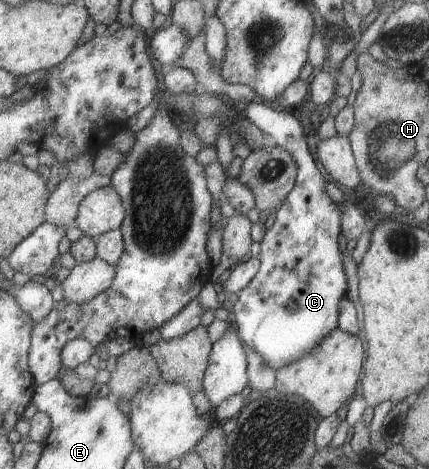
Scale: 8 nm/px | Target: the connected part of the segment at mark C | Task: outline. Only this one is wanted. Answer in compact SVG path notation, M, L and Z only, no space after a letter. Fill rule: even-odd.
M267 101L264 104L253 102L246 106L245 110L249 119L253 123L256 123L266 134L270 135L276 144L287 148L297 158L300 165L299 183L297 184L296 190L292 191L292 194L288 197L287 203L277 211L274 218L271 220L264 242L261 243L262 253L260 258L263 262L262 270L258 273L256 279L240 293L239 301L236 305L231 307L236 315L237 322L235 327L238 328L243 343L251 346L255 351L258 351L273 369L280 371L295 362L301 361L308 355L311 355L313 350L316 350L316 347L319 347L333 332L341 328L341 304L348 296L348 291L350 291L350 281L348 281L348 275L346 275L346 265L344 265L344 257L342 257L342 249L340 249L340 247L342 247L342 245L340 245L340 235L344 234L343 209L341 204L336 203L336 201L330 197L330 193L328 193L326 177L324 177L324 173L320 171L320 167L318 167L316 159L314 159L314 153L310 151L308 135L306 135L306 129L304 129L302 121L300 121L296 115L292 115L292 113L279 108L275 104L268 103Z

